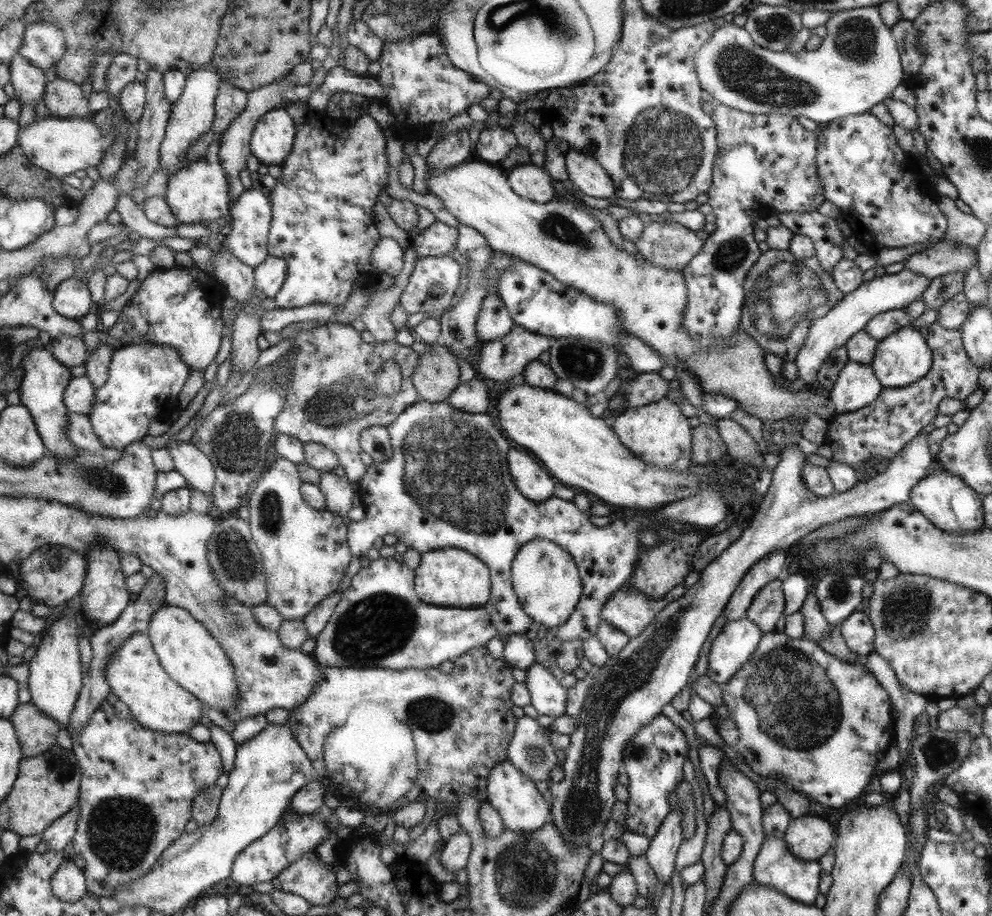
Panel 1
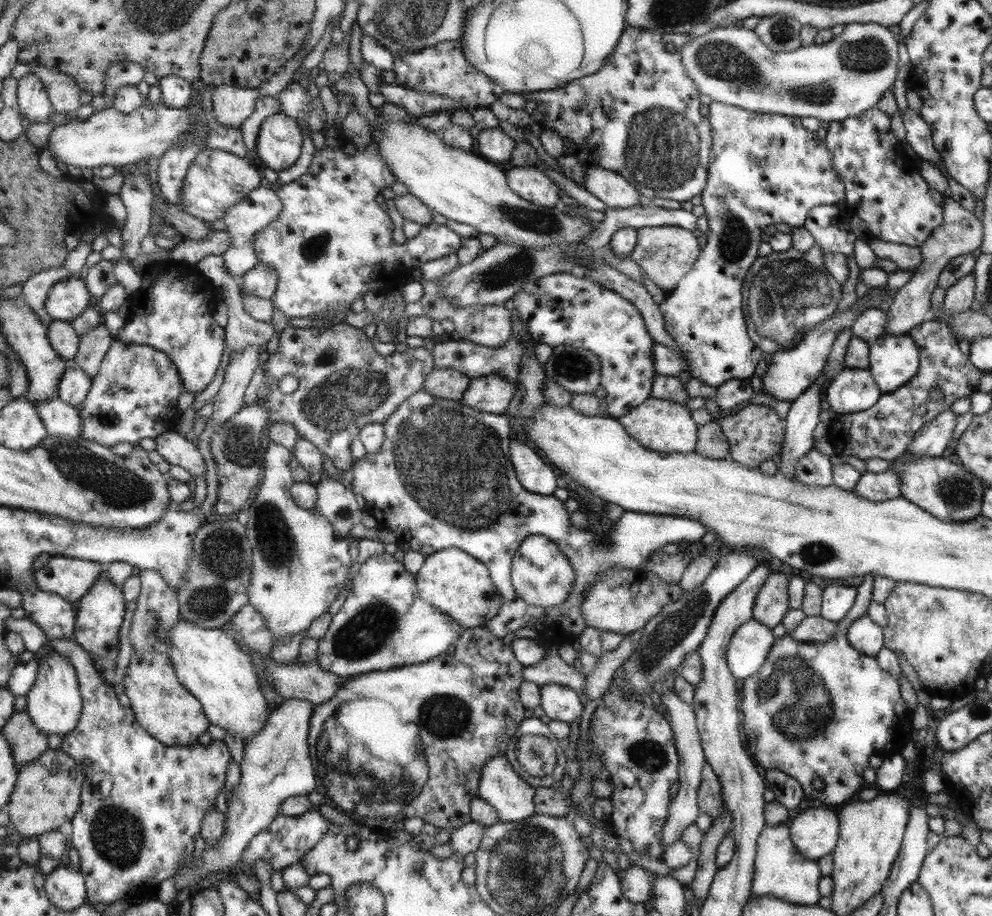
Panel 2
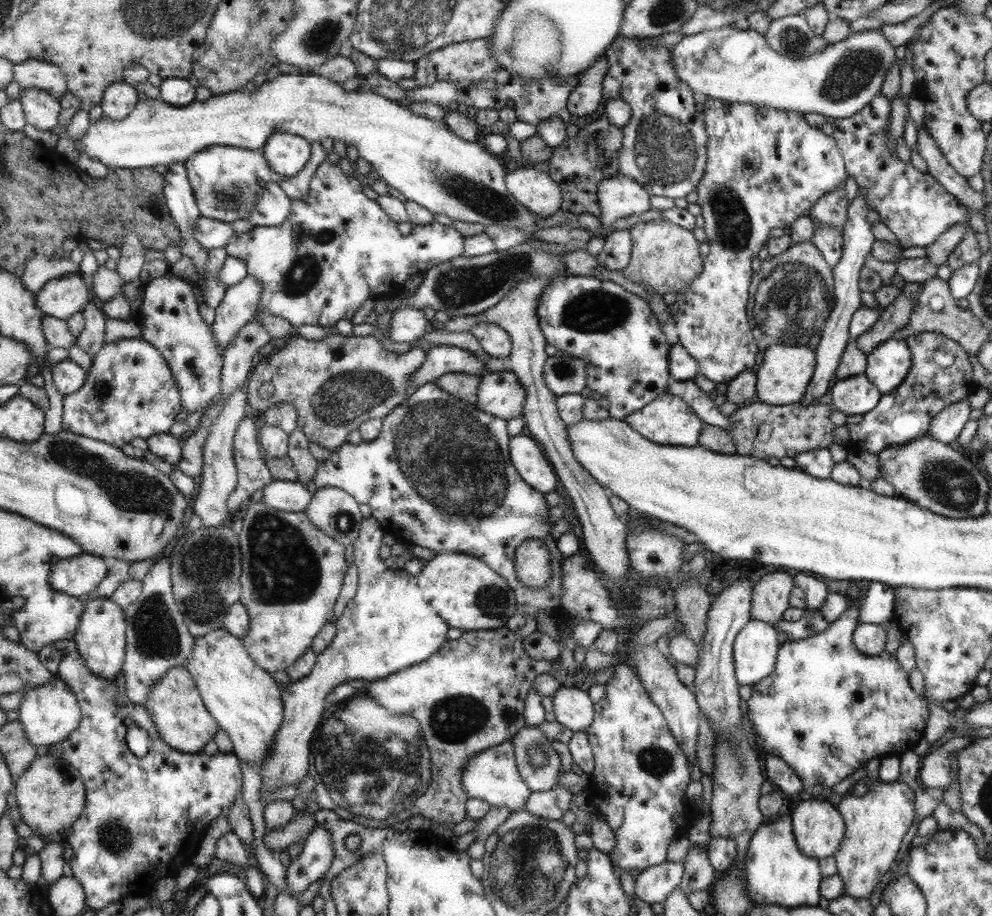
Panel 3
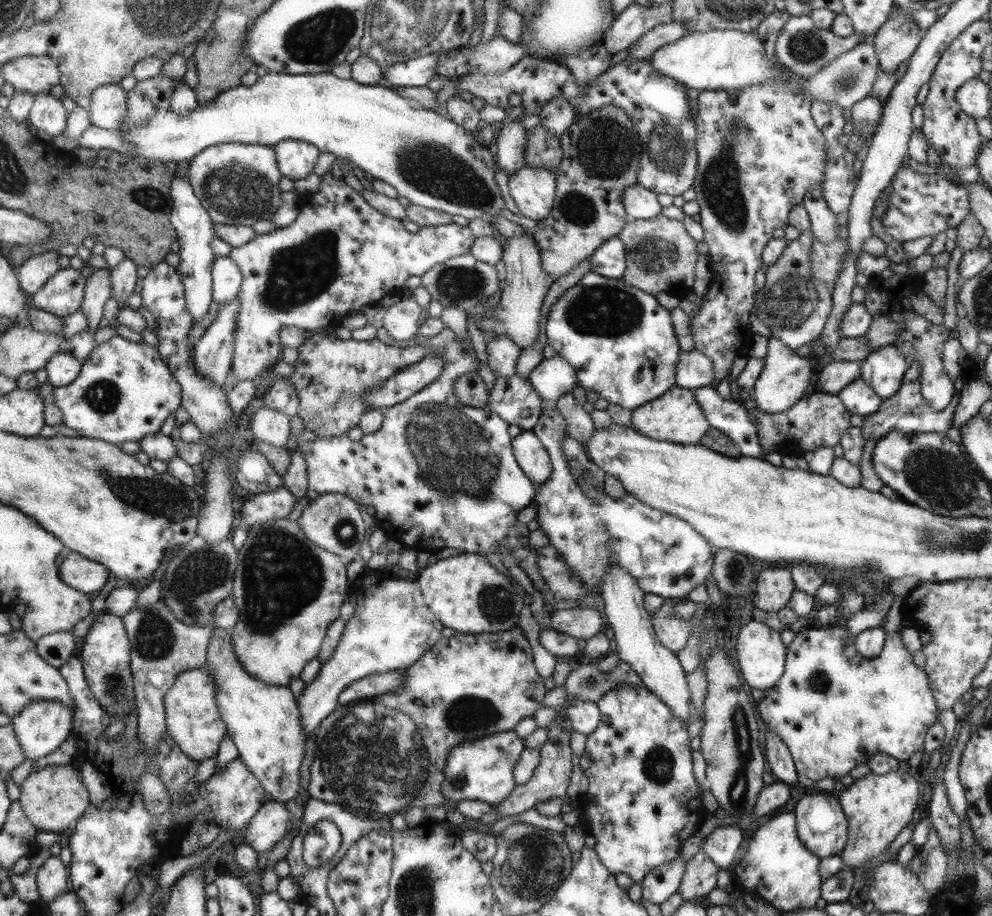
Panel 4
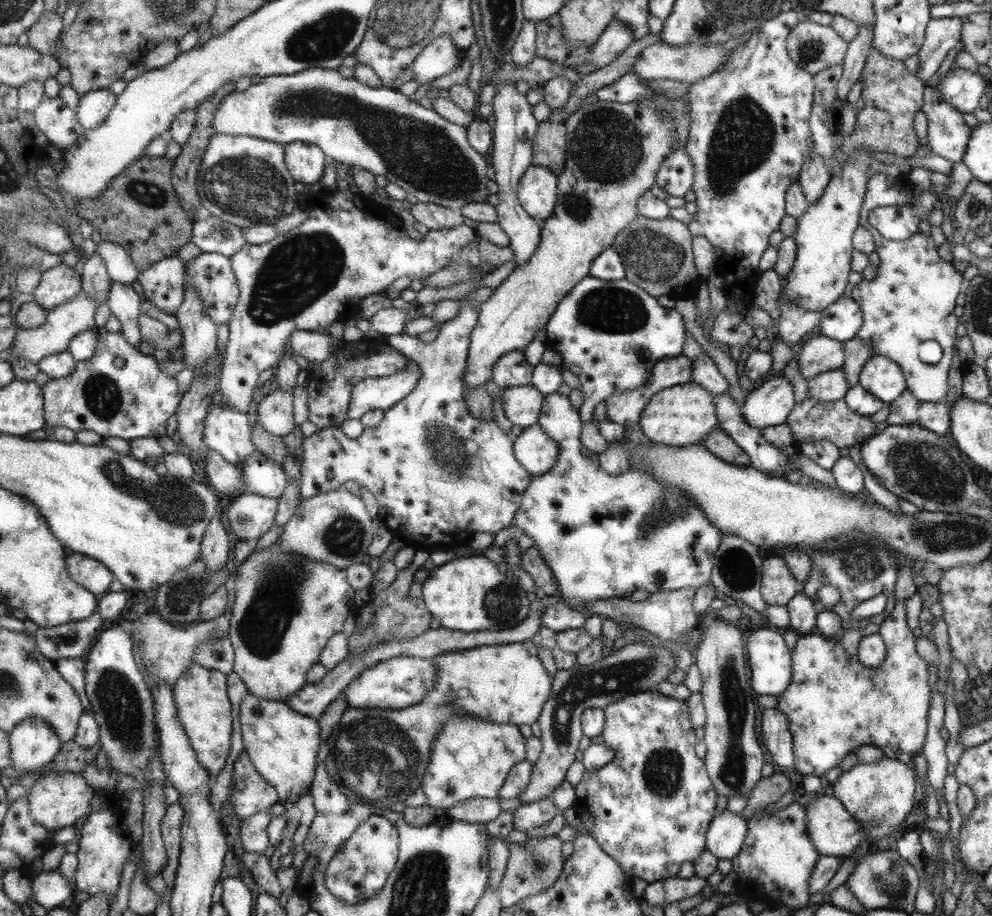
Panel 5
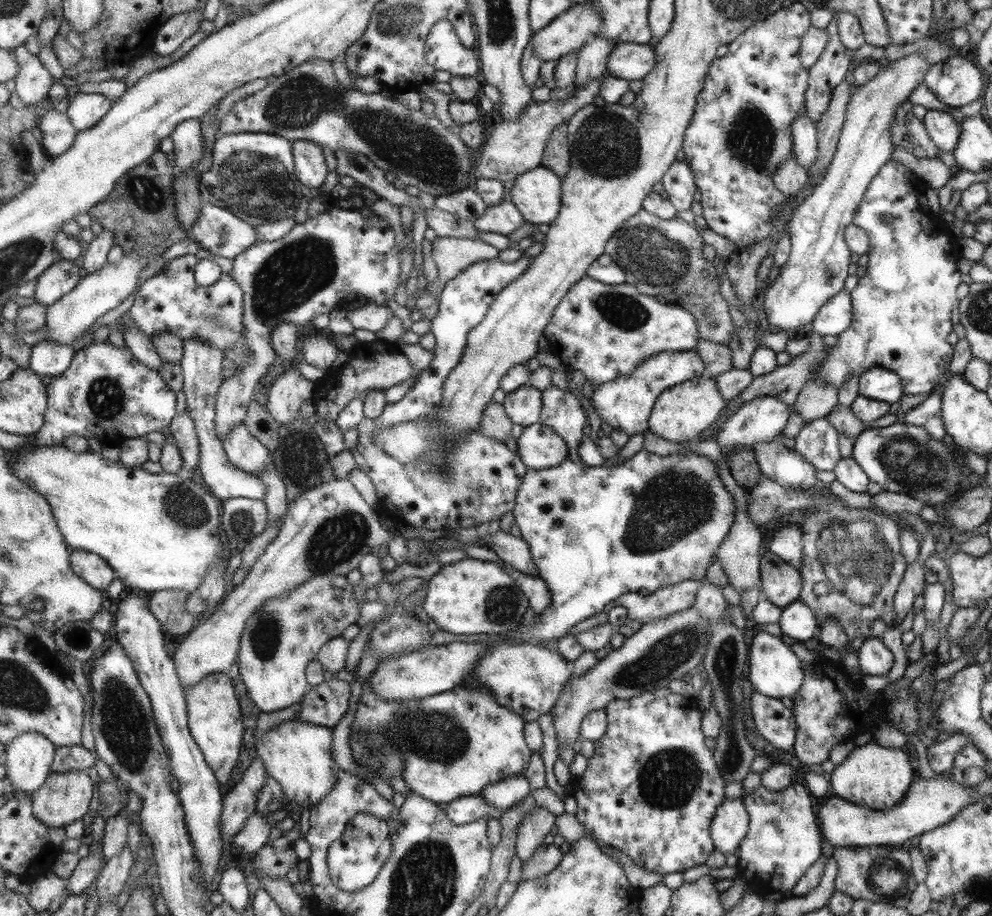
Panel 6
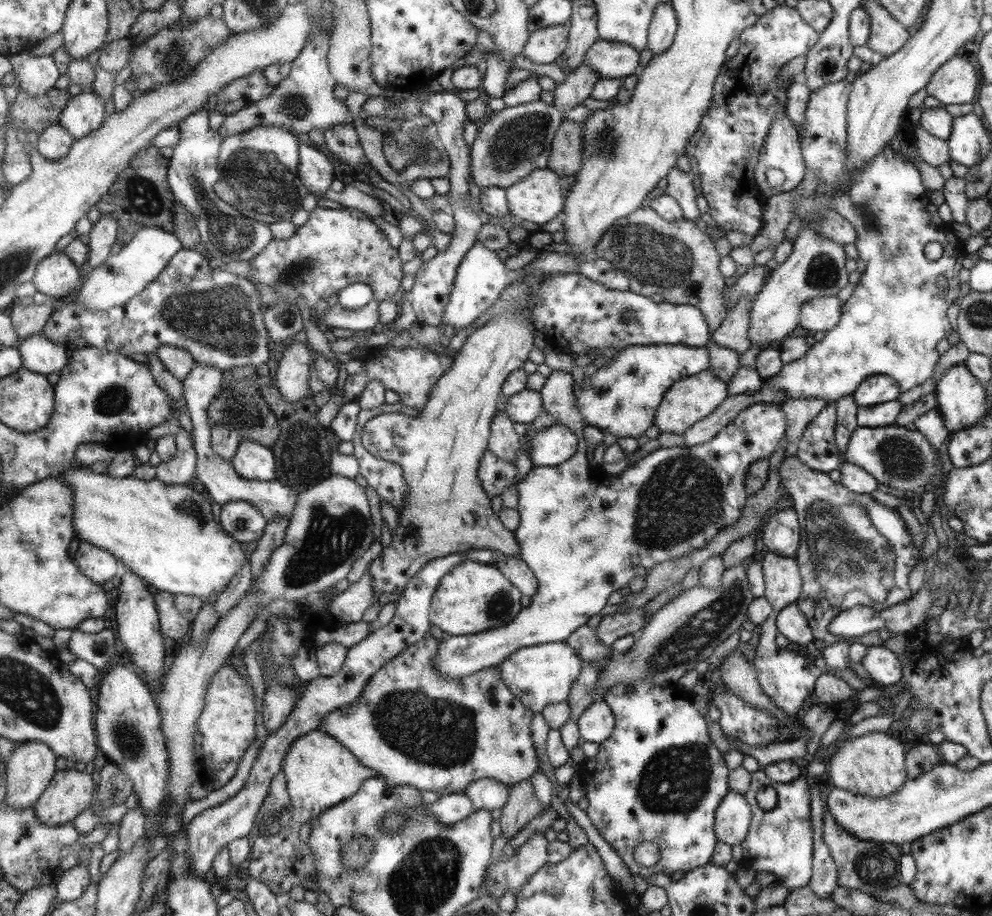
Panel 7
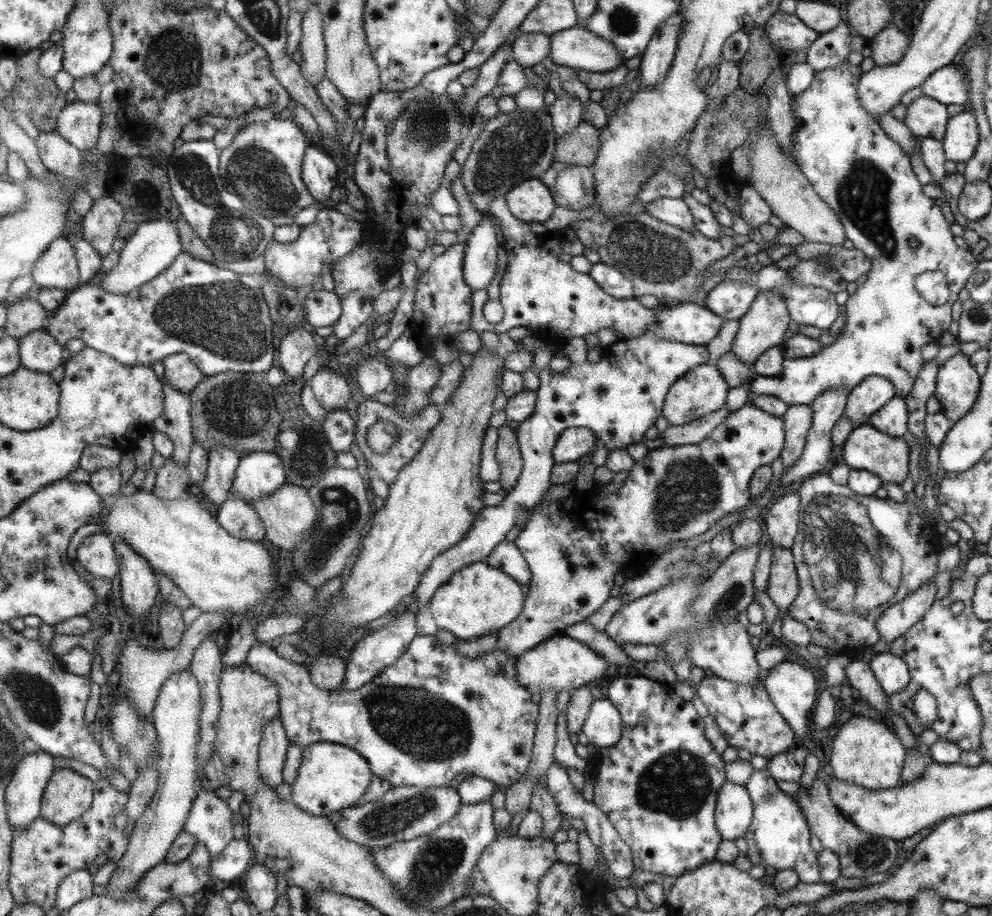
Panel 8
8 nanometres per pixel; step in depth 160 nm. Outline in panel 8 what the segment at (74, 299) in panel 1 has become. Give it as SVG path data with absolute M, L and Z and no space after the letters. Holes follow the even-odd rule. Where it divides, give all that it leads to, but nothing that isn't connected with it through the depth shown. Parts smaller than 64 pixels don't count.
M65 236L50 244L33 269L34 282L43 288L72 291L80 282L76 248Z

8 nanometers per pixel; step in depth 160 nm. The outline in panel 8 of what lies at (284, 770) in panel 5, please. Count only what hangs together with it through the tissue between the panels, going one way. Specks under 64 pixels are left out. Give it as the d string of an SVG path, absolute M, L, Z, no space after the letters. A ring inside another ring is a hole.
M323 742L304 747L297 780L291 785L291 800L312 815L327 816L353 807L370 790L375 773L360 752L342 744Z

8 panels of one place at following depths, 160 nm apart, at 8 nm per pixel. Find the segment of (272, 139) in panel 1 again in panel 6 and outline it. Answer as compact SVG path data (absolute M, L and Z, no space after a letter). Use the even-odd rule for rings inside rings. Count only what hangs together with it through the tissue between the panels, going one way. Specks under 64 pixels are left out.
M296 140L293 150L300 181L313 192L321 192L320 186L323 186L330 172L324 148L313 141Z

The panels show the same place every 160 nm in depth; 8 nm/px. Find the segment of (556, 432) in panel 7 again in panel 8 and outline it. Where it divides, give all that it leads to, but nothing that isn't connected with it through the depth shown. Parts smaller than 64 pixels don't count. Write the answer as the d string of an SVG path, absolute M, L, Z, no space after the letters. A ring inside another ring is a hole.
M570 427L560 434L553 448L553 461L556 464L576 462L577 459L596 449L596 434L587 428Z

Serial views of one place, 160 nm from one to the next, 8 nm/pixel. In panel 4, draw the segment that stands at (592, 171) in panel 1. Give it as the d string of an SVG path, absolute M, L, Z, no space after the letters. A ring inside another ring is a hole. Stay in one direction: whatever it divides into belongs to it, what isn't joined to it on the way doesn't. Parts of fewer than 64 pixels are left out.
M637 184L625 188L621 196L624 211L630 220L649 220L659 215L661 208L656 200L656 195Z

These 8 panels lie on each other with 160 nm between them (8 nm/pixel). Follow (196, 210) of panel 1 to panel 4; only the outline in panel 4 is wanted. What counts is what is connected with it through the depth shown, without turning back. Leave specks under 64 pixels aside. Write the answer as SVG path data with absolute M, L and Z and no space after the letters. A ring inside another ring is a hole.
M227 143L206 148L194 159L189 169L196 196L211 213L215 224L245 224L272 220L284 203L279 188L283 178L274 147L263 144Z

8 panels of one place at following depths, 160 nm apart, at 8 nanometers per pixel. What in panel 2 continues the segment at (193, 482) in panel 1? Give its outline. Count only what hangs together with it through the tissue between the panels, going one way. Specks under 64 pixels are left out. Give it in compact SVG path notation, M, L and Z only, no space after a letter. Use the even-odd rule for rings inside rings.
M175 431L167 432L155 440L156 451L172 466L178 465L192 476L205 476L207 464L197 445L189 437L180 436Z

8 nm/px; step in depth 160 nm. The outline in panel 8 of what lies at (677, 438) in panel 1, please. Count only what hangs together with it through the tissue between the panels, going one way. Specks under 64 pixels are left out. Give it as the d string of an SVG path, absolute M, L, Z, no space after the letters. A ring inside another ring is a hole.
M710 362L700 364L699 367L692 368L681 375L669 388L661 416L672 426L688 424L700 419L701 416L708 415L709 412L720 410L725 405L728 390L727 382L715 365Z

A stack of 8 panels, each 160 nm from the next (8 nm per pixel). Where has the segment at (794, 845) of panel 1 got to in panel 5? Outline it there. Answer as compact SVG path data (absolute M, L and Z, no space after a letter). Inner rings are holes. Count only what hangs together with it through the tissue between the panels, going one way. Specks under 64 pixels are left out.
M828 794L816 795L810 802L807 802L805 808L808 837L815 845L816 851L821 853L821 856L843 858L852 854L861 840L866 840L863 825L844 808L840 800L835 800Z

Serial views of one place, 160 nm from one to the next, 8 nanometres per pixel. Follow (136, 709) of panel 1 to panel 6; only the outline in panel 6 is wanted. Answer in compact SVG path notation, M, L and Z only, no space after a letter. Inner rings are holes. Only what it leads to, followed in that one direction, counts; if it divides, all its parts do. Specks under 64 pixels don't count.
M227 672L205 676L201 682L194 684L194 687L186 688L186 700L192 735L218 780L226 786L241 756L241 742L245 732L243 714L239 700L235 696L233 679L229 678Z

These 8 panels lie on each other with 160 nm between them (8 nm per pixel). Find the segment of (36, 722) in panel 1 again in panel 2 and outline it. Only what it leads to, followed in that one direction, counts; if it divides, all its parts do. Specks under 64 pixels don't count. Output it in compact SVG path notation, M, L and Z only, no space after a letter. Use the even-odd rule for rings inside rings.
M26 711L16 712L3 728L20 768L43 756L49 749L49 735Z

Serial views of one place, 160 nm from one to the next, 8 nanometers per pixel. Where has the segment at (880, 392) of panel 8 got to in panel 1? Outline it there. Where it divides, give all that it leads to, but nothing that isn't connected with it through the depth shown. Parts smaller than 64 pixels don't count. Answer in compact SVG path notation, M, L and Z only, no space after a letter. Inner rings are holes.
M912 326L896 330L878 341L870 367L882 388L903 388L923 379L932 366L932 349Z

